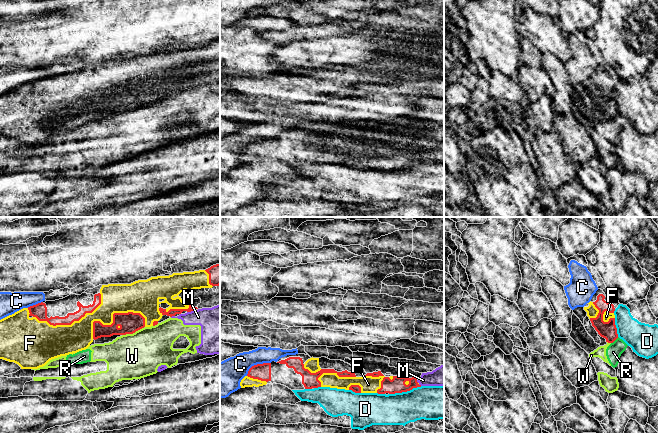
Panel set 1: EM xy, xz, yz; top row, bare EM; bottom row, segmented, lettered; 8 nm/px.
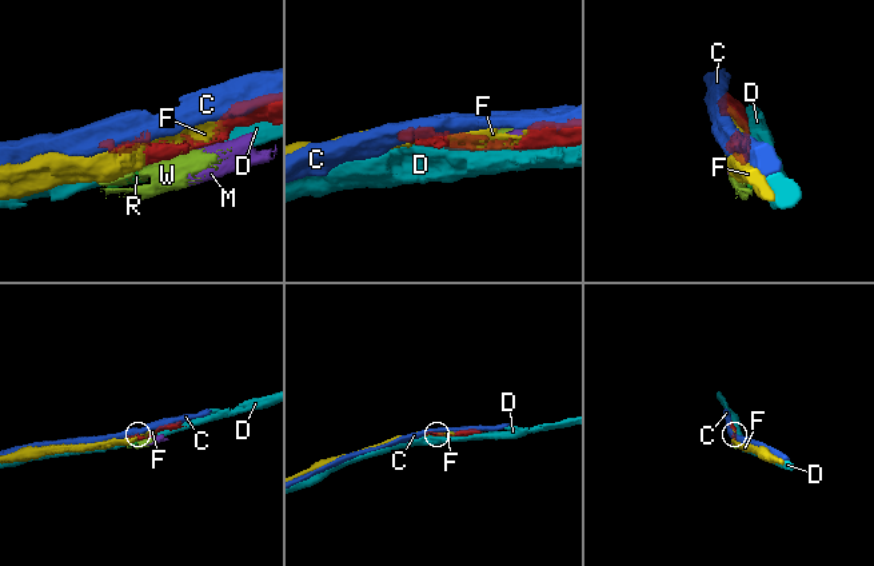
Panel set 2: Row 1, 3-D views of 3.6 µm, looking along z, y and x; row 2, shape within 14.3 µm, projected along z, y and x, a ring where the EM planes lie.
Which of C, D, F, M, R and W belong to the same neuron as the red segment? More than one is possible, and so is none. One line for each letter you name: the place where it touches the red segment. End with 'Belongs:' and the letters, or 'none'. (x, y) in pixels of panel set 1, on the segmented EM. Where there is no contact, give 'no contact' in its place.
F: meets red in xy at (113, 316)
Belongs: F

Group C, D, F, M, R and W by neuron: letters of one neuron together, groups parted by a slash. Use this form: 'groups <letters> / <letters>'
groups C / D / F / M R W

